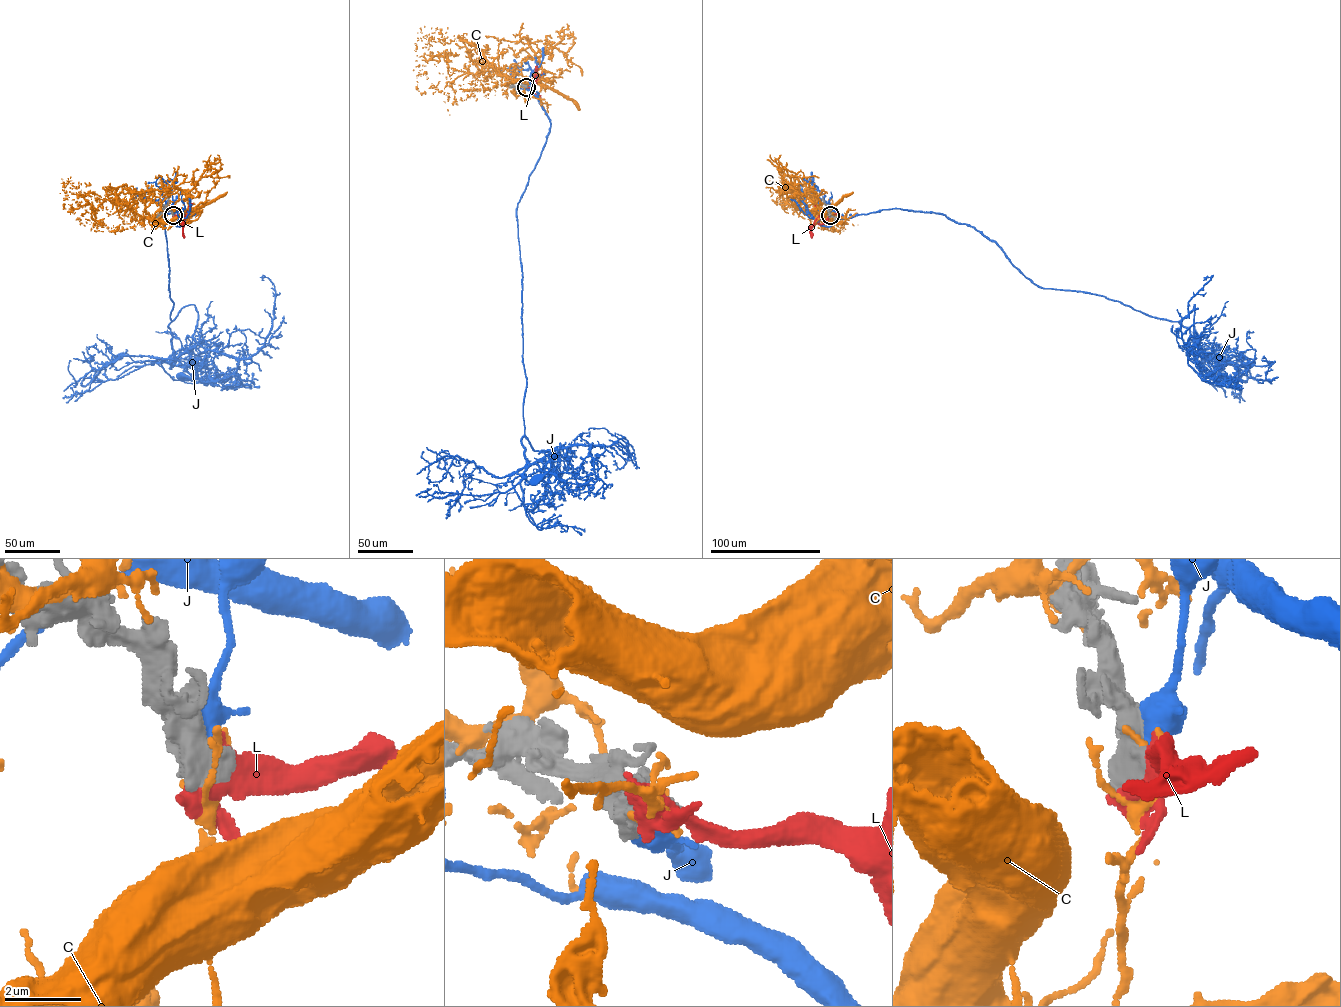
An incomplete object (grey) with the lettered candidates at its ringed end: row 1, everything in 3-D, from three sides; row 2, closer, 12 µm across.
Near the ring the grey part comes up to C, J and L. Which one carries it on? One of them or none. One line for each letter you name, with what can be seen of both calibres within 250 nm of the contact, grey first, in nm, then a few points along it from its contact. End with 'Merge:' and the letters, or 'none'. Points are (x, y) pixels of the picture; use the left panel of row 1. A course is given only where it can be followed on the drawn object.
L: calibres 600 and 400 nm; course (173, 215), (181, 217), (182, 224), (192, 203)
Merge: L

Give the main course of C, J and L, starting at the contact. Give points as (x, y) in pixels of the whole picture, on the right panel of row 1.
C: (829, 215), (823, 222), (783, 198), (788, 213), (802, 209), (799, 183), (781, 187), (769, 180)
J: (830, 214), (900, 208), (968, 224), (1040, 287), (1102, 295), (1179, 321), (1215, 377), (1222, 375)
L: (829, 215), (820, 224), (820, 213), (814, 203)

